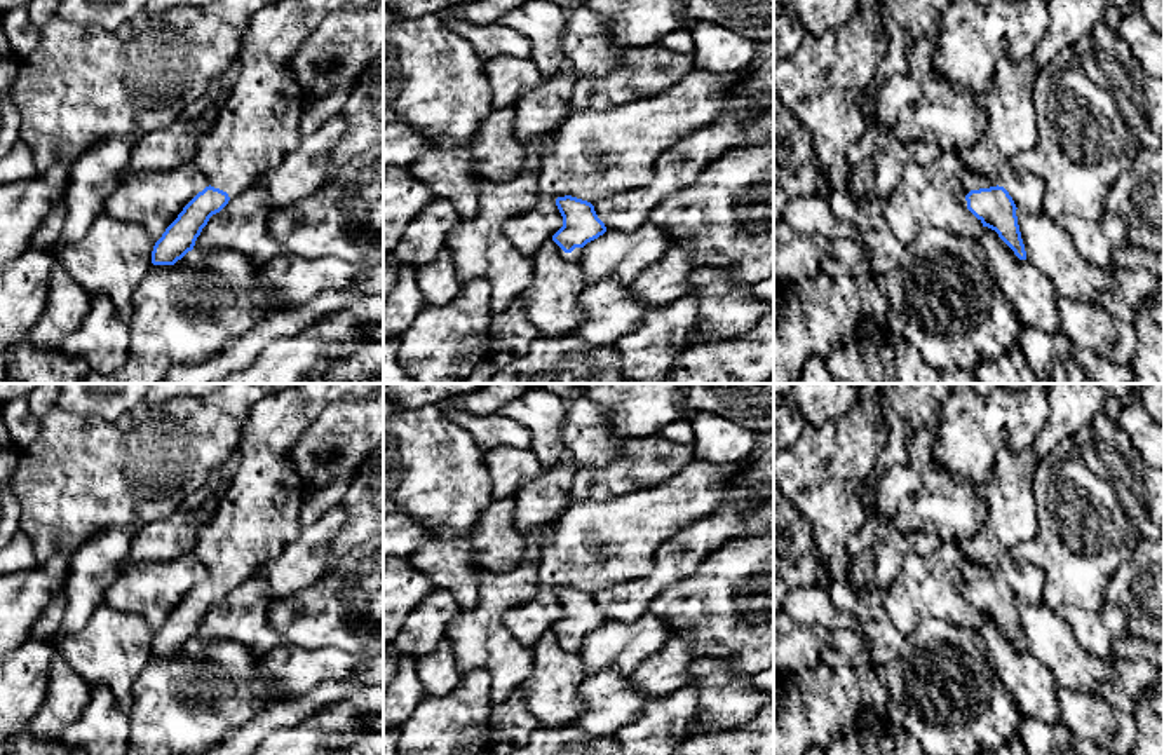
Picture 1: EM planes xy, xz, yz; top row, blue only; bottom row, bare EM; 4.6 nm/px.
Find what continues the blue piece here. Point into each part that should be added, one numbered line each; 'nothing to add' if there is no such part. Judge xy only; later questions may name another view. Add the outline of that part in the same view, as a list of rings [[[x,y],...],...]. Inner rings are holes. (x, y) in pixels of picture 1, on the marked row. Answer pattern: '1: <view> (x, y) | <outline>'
1: xy (257, 126) | [[[279,0],[256,12],[239,51],[240,73],[223,98],[214,126],[202,138],[193,162],[211,187],[239,195],[246,187],[277,167],[300,141],[303,92],[288,73],[296,51],[310,33],[335,10],[366,7],[371,0]]]

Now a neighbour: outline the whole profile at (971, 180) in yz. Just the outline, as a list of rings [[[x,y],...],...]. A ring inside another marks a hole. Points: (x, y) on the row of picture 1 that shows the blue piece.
[[[957,153],[939,155],[931,164],[908,160],[882,214],[904,246],[932,228],[960,239],[979,239],[983,223],[964,201],[971,190],[990,187],[997,187],[995,178],[969,171]]]

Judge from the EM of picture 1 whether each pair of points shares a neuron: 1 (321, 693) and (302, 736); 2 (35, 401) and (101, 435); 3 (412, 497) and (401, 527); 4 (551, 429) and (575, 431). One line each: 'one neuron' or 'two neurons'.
1: two neurons
2: two neurons
3: two neurons
4: two neurons

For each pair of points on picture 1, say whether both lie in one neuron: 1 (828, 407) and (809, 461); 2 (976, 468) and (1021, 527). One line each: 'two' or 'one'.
1: two
2: two

